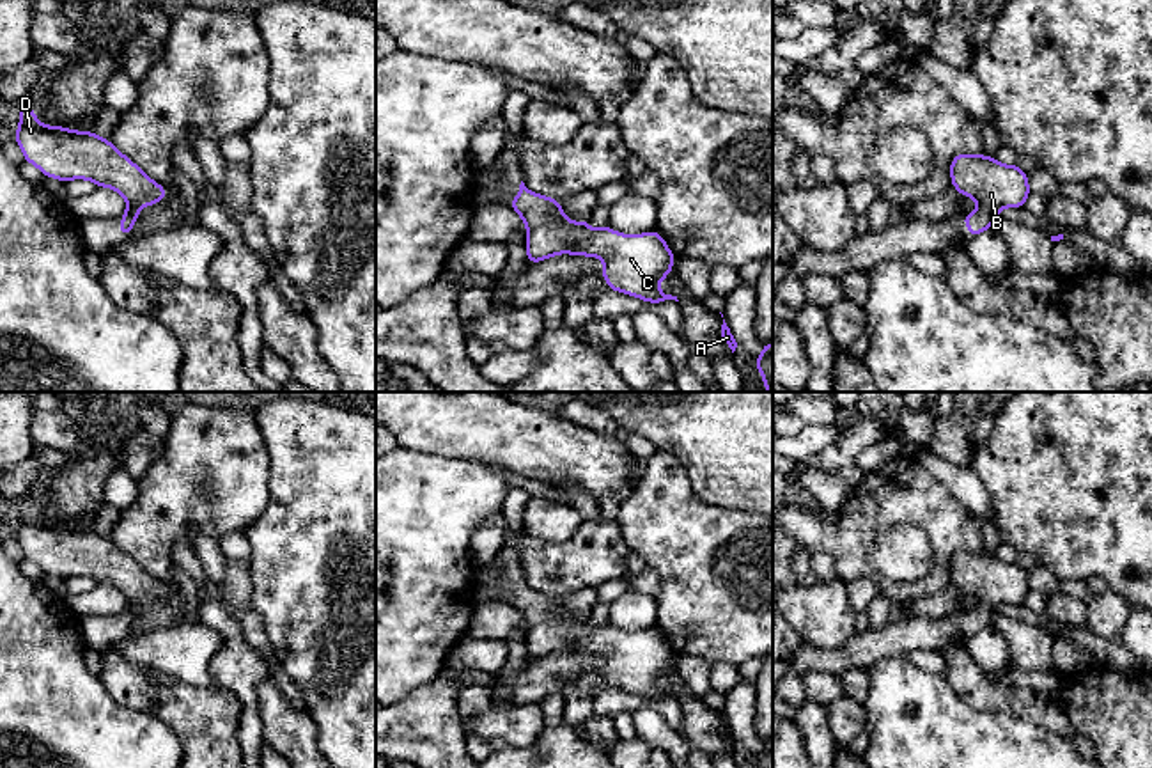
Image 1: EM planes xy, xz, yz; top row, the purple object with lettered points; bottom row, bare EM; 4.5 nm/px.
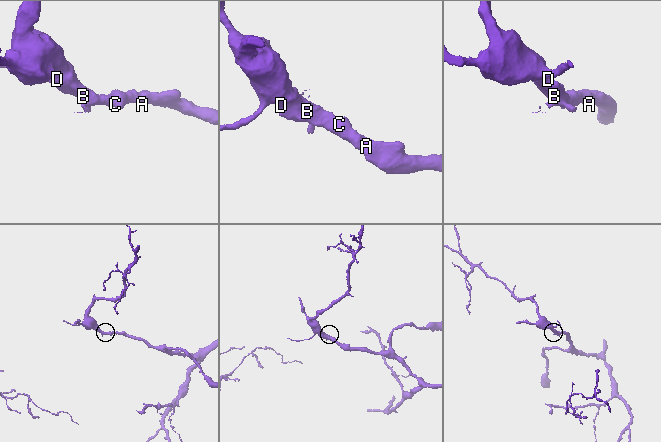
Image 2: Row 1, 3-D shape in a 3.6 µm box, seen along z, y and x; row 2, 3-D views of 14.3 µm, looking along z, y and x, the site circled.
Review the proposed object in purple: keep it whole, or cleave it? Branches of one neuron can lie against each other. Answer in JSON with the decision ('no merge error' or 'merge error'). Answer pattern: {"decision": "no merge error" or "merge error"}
{"decision": "no merge error"}

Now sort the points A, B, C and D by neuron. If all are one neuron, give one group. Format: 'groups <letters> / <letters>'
groups A B C D

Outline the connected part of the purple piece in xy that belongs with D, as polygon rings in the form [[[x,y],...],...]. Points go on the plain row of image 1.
[[[27,498],[16,504],[23,514],[18,520],[14,537],[23,548],[25,559],[35,562],[46,575],[60,578],[89,576],[96,584],[119,589],[128,607],[117,624],[129,633],[144,603],[156,601],[167,594],[167,587],[142,569],[128,553],[89,529],[73,529],[62,523],[44,523]]]

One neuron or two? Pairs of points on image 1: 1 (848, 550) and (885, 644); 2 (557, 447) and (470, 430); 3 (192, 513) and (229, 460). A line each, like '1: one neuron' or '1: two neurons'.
1: two neurons
2: one neuron
3: one neuron

